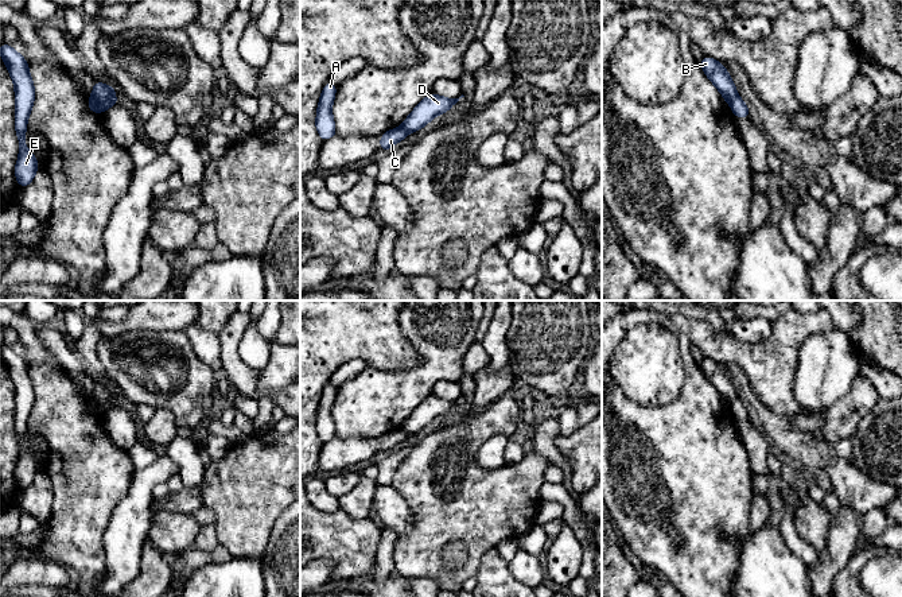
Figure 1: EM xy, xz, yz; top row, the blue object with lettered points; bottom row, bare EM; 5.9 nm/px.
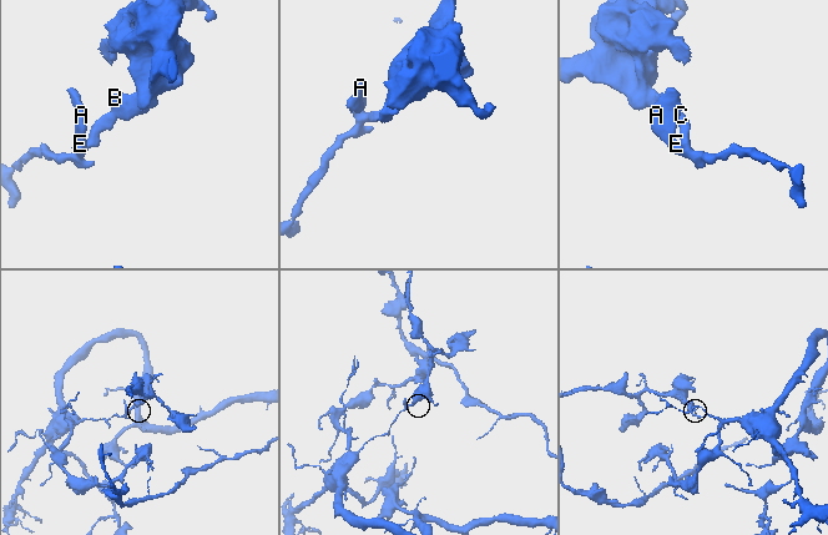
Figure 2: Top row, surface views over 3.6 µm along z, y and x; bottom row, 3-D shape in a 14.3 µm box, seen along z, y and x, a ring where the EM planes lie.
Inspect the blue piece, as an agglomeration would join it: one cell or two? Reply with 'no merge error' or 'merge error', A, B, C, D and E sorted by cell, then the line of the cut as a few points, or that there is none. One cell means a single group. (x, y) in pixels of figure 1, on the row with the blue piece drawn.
merge error; groups A C E / B D; cut xy (93, 93), (107, 107)

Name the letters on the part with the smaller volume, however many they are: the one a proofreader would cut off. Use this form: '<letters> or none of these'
B, D

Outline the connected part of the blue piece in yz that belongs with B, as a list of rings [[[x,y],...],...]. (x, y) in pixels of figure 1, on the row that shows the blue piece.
[[[704,55],[699,63],[709,81],[722,93],[724,101],[731,104],[731,101],[736,97],[736,86],[734,85],[724,65],[708,55]]]

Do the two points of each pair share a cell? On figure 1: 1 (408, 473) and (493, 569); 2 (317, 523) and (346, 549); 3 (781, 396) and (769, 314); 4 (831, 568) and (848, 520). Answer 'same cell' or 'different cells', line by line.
1: different cells
2: same cell
3: different cells
4: same cell

